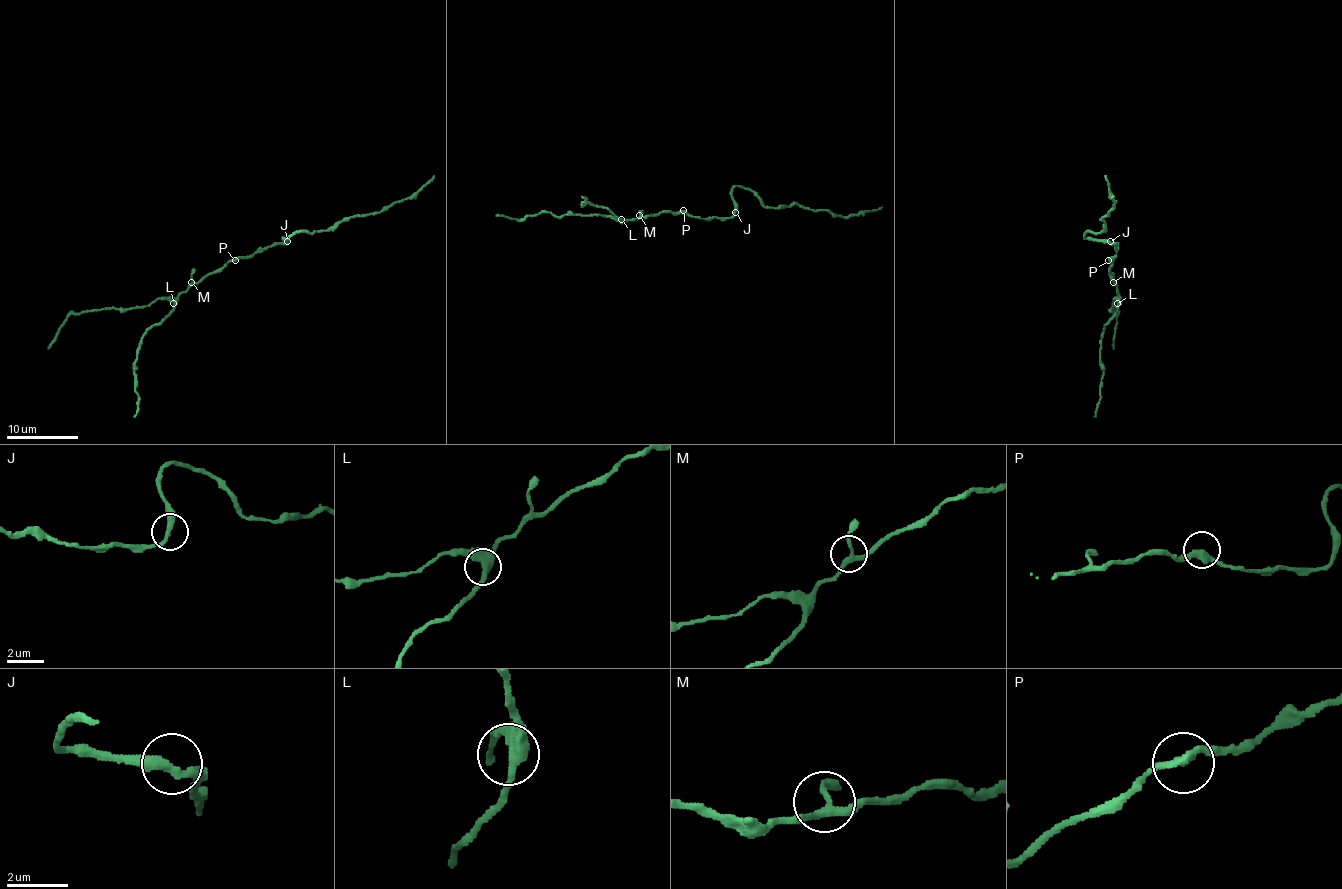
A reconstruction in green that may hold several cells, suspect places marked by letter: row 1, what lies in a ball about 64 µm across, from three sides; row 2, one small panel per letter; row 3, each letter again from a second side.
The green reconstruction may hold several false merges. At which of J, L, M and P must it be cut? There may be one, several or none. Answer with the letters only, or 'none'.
none

